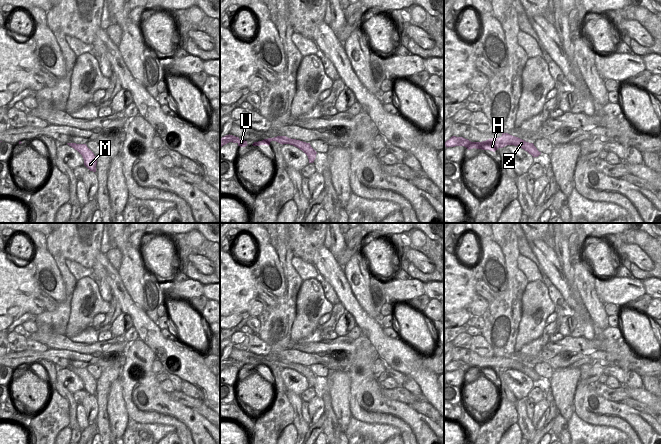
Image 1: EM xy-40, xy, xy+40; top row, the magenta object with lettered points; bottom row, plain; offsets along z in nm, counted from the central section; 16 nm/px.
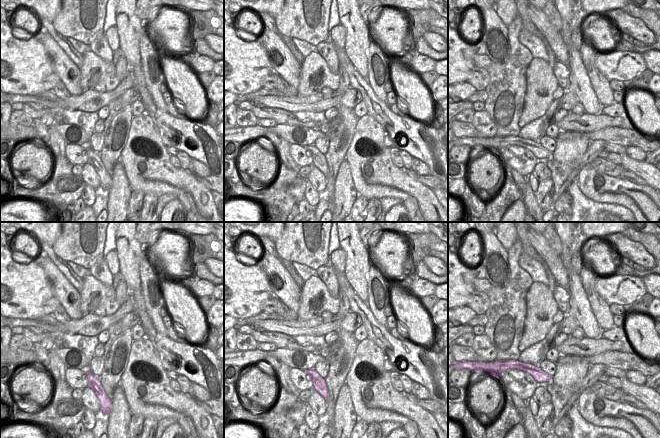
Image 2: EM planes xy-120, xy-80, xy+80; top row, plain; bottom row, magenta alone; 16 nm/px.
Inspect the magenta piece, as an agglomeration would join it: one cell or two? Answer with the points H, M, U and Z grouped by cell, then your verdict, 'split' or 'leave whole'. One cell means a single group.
H U Z / M; split

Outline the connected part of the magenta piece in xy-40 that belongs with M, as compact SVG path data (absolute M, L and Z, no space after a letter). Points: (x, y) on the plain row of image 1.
M67 367L69 370L77 374L84 383L84 389L93 396L96 396L97 382L86 368Z

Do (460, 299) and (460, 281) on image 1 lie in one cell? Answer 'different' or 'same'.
same

